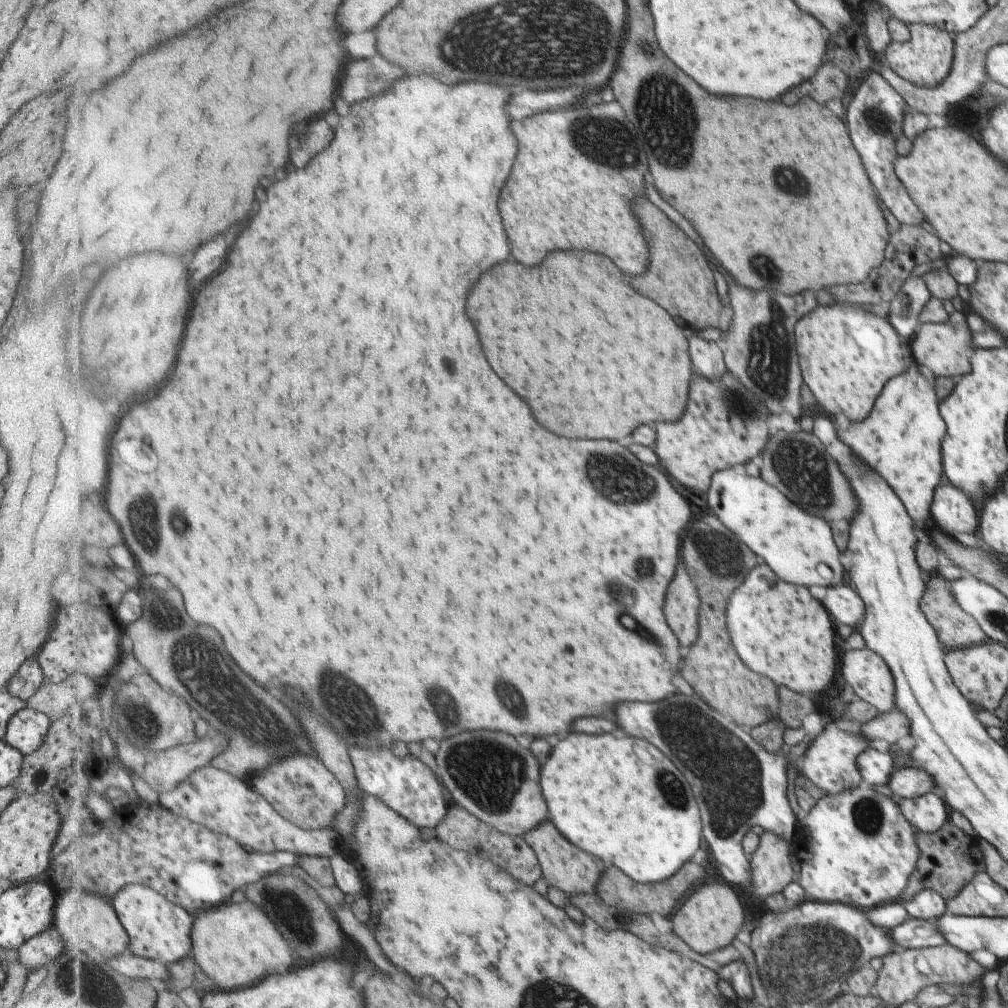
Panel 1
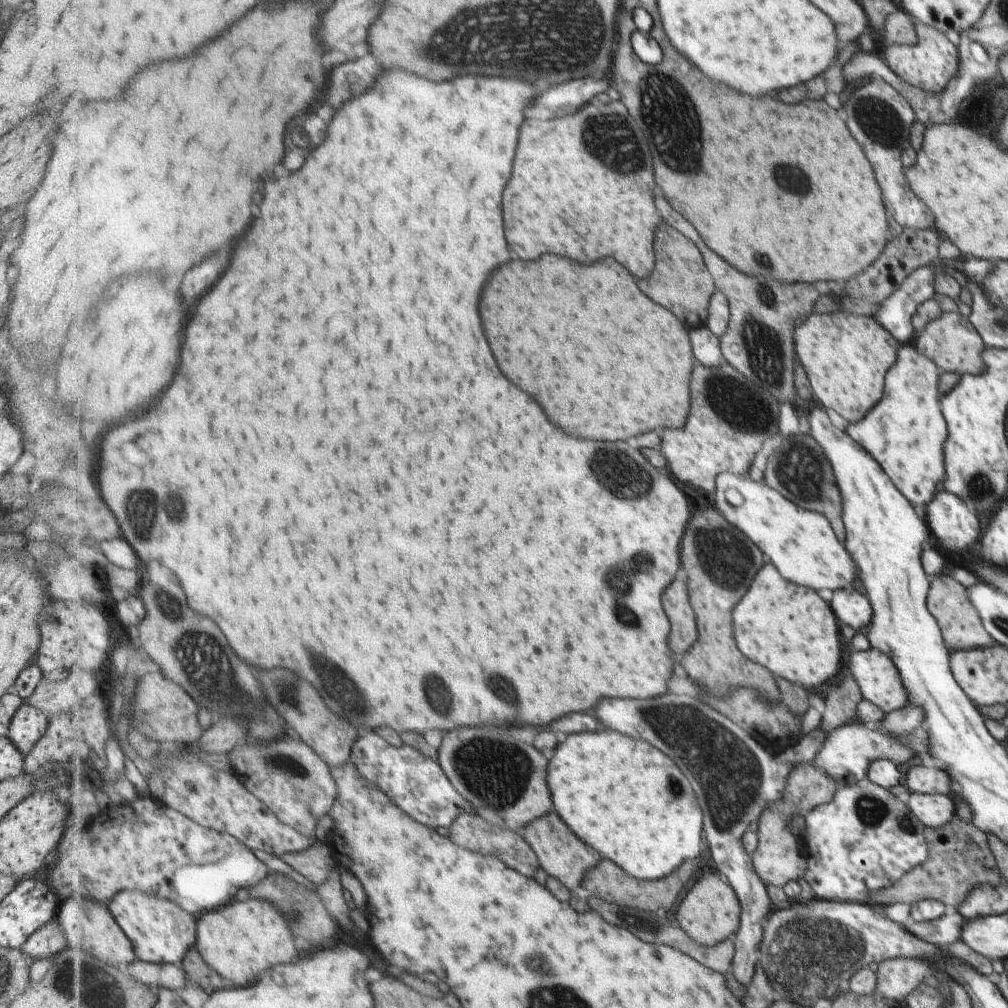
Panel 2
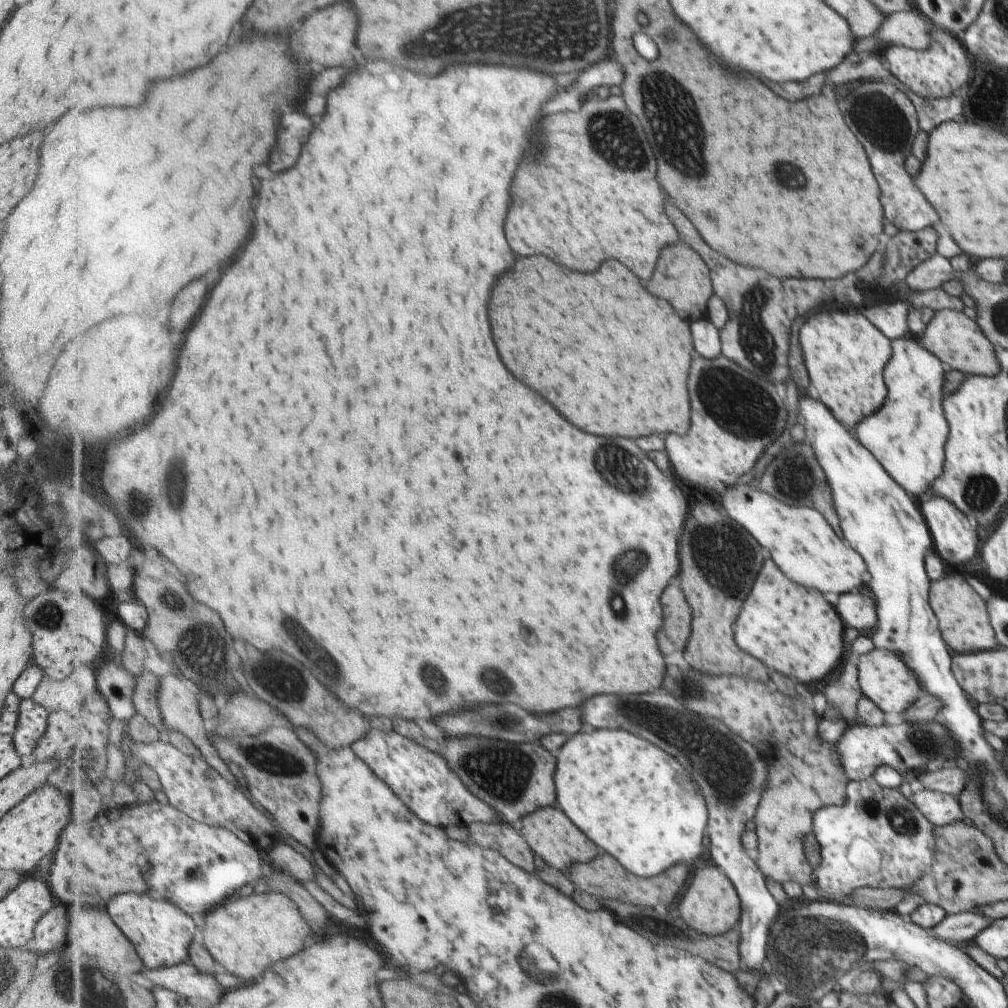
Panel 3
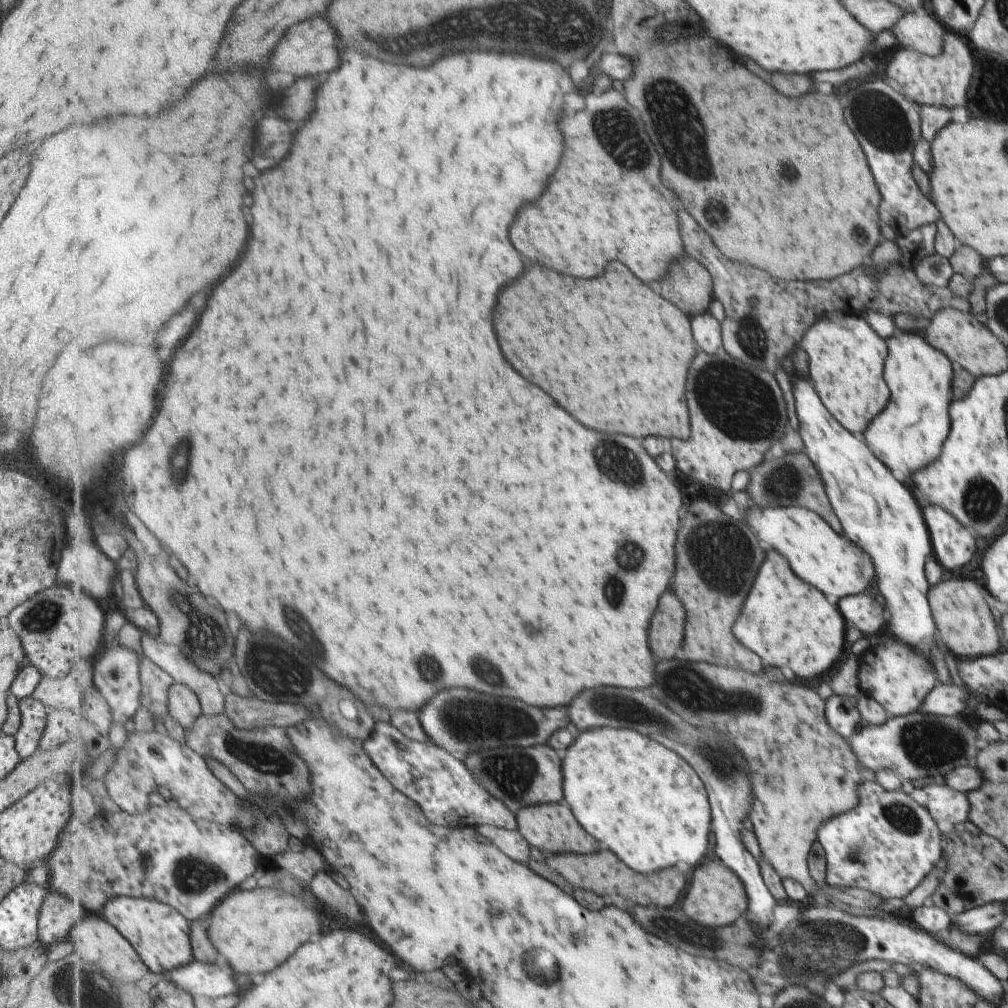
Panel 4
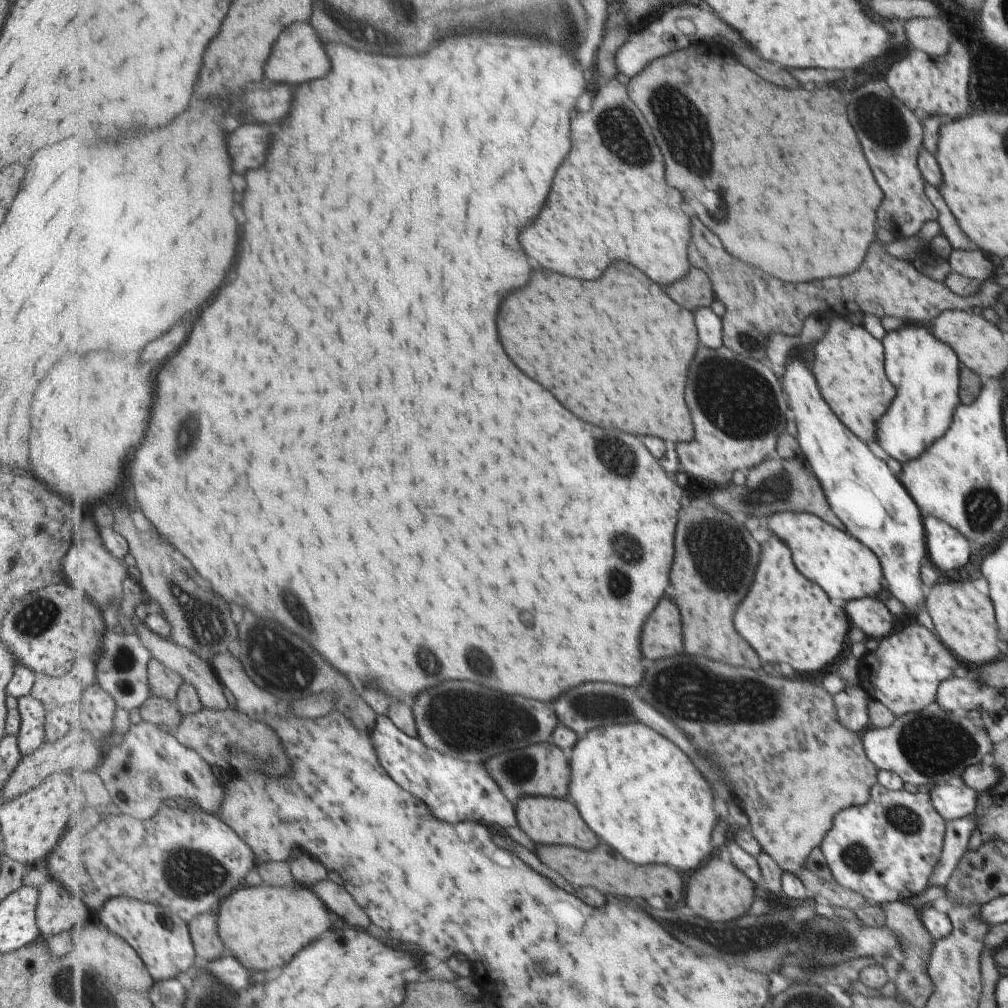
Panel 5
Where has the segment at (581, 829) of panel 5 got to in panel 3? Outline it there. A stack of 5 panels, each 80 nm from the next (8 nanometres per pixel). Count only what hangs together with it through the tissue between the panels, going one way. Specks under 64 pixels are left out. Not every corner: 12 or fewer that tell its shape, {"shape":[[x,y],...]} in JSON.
{"shape":[[548,806],[518,827],[537,856],[565,874],[603,852]]}

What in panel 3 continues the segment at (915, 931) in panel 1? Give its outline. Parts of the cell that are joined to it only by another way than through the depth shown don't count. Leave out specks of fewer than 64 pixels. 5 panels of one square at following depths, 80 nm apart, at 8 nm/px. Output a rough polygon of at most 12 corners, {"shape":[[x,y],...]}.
{"shape":[[946,914],[931,929],[934,937],[962,946],[991,924],[983,914]]}

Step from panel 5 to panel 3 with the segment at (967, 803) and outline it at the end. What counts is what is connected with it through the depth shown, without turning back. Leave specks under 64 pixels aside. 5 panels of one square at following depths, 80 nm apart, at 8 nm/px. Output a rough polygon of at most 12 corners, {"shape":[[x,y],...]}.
{"shape":[[924,788],[911,797],[935,826],[963,818],[954,796]]}

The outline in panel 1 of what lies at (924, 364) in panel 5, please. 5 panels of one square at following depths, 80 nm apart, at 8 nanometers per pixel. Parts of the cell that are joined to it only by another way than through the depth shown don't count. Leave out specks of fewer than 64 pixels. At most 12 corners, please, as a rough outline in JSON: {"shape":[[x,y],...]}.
{"shape":[[915,361],[838,439],[927,518],[946,424]]}

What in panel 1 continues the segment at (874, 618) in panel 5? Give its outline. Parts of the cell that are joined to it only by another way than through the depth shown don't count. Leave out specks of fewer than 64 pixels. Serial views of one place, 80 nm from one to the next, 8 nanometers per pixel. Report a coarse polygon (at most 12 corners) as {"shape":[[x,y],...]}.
{"shape":[[849,584],[829,586],[821,602],[837,624],[855,628],[865,606]]}

